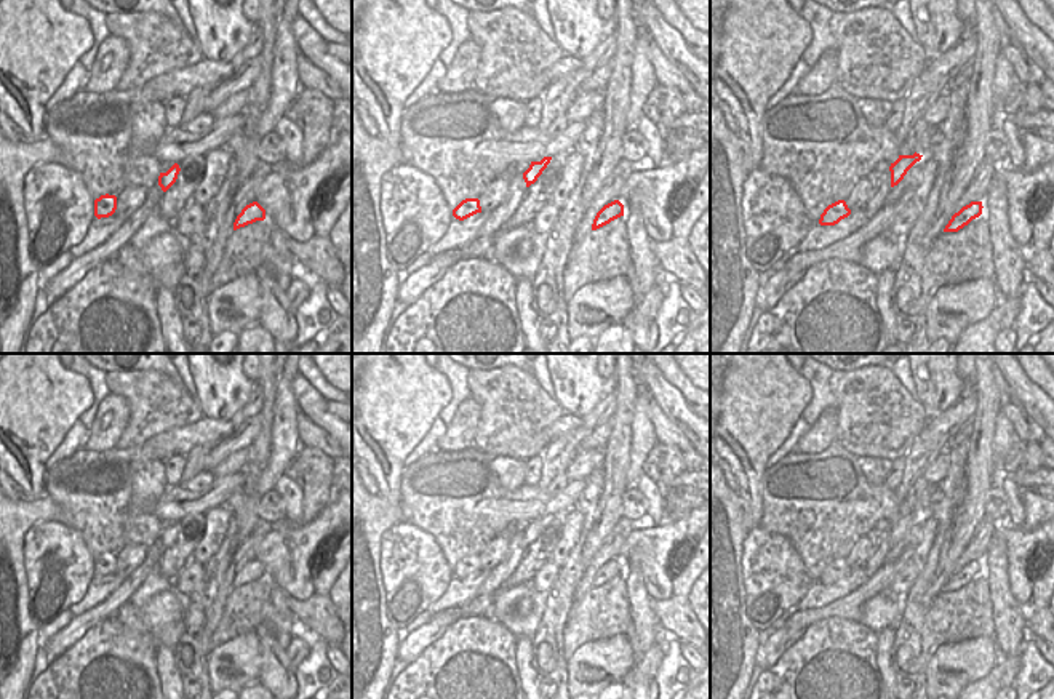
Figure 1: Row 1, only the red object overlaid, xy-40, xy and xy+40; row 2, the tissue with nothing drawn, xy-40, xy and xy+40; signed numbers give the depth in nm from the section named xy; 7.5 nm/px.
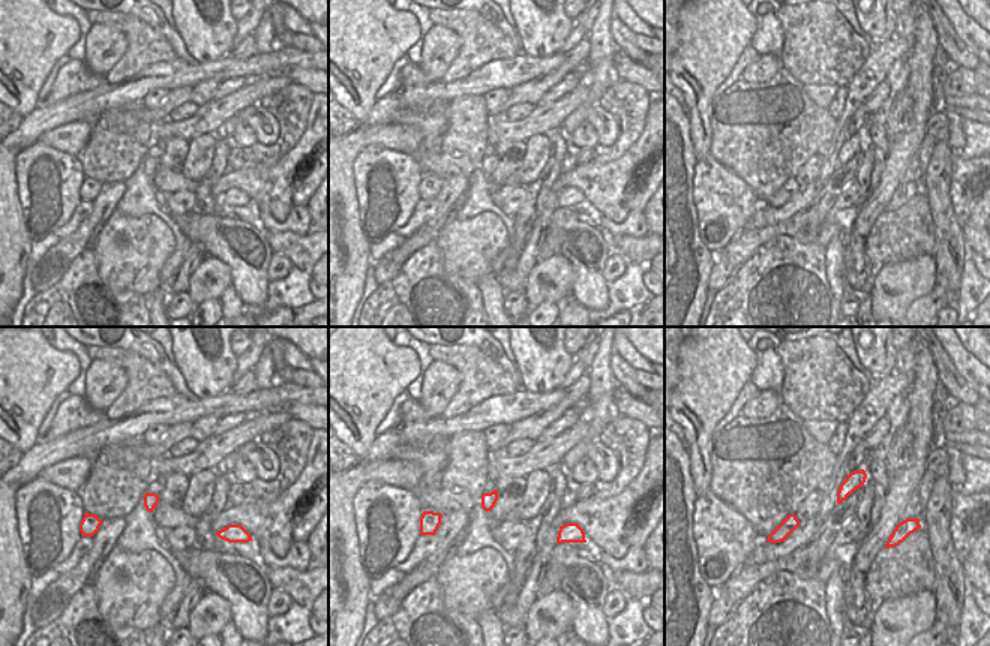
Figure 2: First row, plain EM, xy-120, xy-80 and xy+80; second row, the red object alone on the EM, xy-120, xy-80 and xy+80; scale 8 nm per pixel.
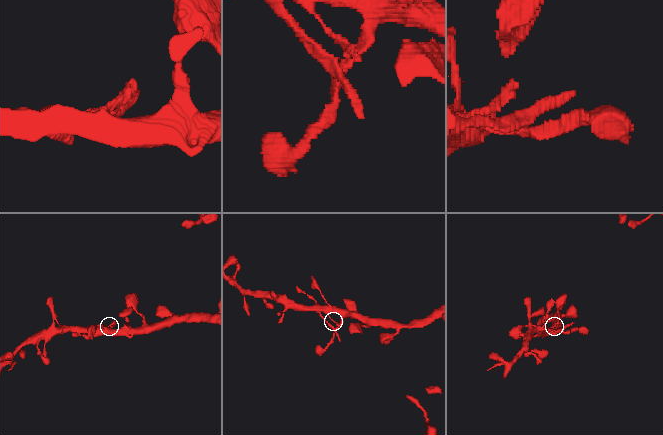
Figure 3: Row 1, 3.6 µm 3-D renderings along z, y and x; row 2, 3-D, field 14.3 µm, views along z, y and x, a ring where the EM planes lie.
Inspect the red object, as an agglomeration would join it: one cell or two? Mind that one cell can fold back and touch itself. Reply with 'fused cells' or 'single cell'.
fused cells

